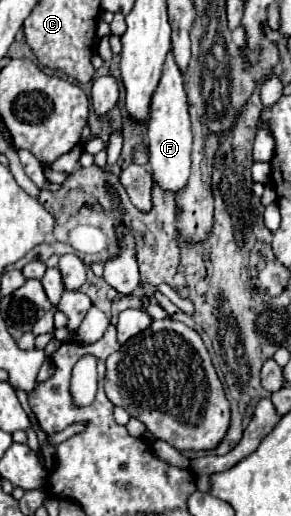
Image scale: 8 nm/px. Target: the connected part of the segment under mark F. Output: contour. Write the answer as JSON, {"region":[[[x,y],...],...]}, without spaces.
{"region":[[[173,53],[166,55],[161,81],[151,99],[151,119],[147,125],[149,137],[149,165],[155,183],[167,193],[179,193],[185,189],[191,171],[191,121],[187,113],[187,95],[179,67],[175,65]]]}

